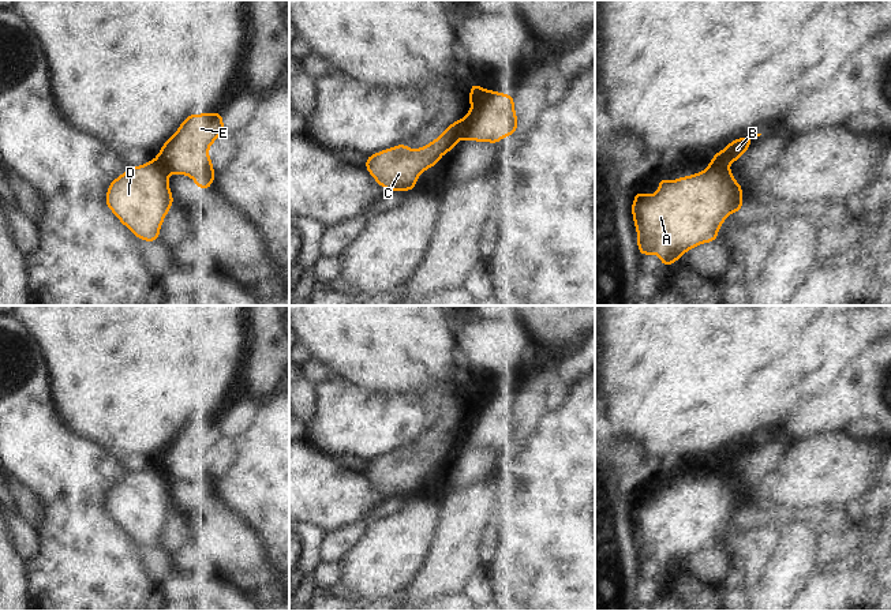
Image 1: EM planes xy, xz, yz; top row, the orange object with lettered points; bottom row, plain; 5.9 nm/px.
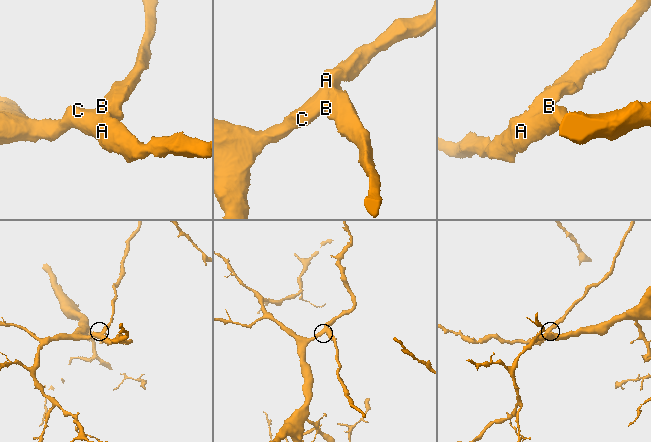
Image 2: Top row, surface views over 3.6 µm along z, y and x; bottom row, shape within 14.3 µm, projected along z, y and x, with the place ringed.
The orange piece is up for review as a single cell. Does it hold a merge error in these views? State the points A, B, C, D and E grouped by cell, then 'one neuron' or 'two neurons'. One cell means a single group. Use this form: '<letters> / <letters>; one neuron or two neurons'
A C D / B E; two neurons

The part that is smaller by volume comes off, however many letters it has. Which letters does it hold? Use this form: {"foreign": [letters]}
{"foreign": ["B", "E"]}

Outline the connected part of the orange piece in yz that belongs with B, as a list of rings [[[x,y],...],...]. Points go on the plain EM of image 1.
[[[742,442],[730,447],[723,456],[712,461],[712,464],[726,472],[735,468],[750,453],[753,442]]]

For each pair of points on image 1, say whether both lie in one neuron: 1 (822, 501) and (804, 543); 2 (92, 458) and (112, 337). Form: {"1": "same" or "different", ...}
{"1": "different", "2": "different"}

